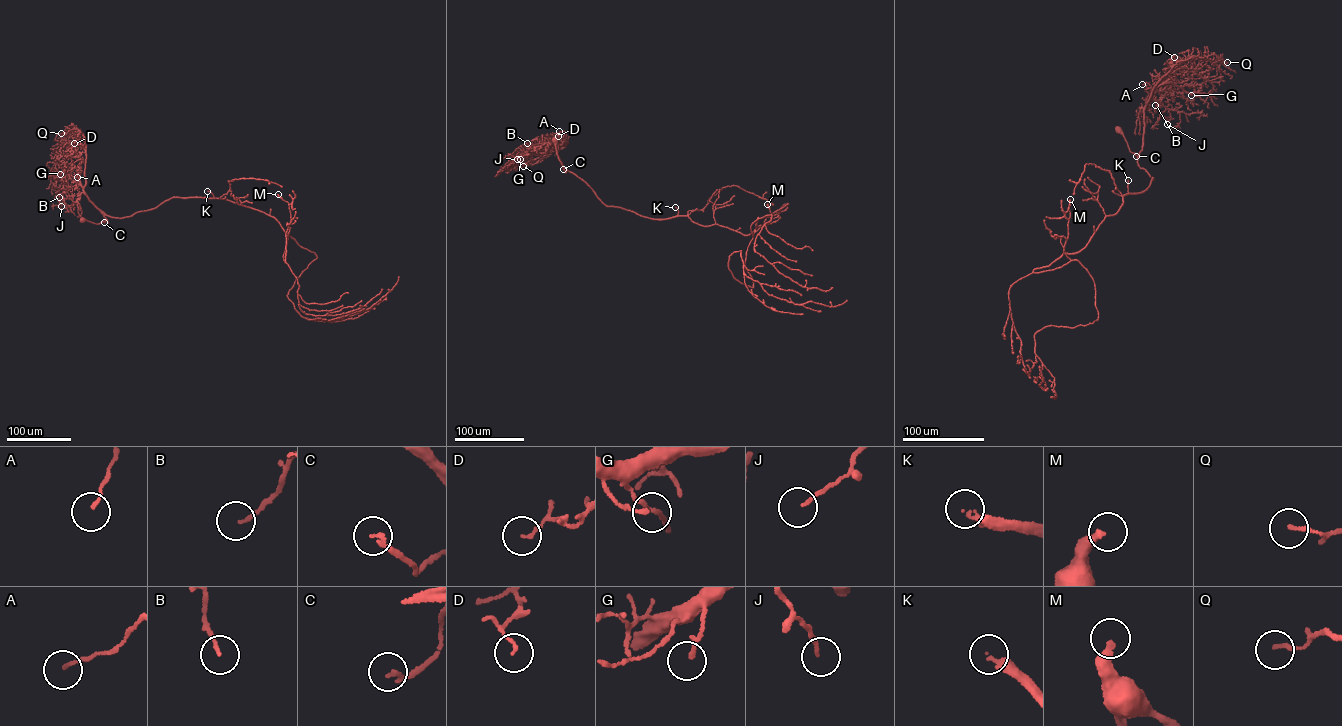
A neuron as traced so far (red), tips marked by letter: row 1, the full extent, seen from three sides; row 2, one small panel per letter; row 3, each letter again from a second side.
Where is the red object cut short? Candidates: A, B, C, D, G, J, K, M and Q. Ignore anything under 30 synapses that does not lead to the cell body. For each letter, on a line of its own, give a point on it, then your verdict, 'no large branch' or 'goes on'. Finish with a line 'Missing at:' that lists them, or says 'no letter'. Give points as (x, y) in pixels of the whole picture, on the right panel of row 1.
A: place (1142, 84); no large branch
B: place (1155, 105); no large branch
C: place (1136, 156); no large branch
D: place (1174, 57); no large branch
G: place (1191, 95); no large branch
J: place (1167, 124); no large branch
K: place (1128, 180); goes on
M: place (1070, 199); no large branch
Q: place (1227, 62); no large branch
Missing at: K

